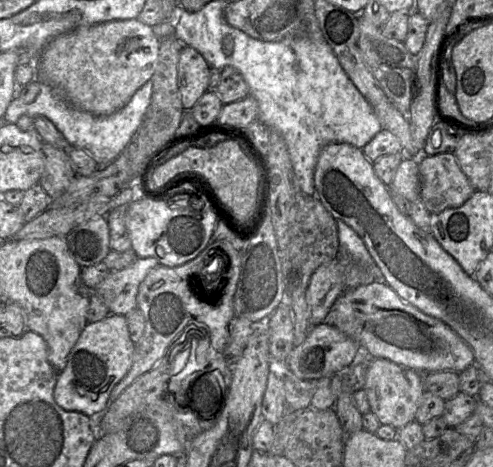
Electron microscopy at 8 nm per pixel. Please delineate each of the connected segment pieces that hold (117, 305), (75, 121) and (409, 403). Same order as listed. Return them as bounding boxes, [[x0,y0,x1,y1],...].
[[92,258,159,316],[3,80,152,166],[364,358,427,429]]

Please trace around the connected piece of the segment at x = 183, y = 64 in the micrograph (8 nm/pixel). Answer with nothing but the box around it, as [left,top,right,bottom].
[178,46,210,111]

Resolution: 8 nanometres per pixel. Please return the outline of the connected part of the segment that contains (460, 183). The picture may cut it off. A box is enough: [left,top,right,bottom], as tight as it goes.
[418,153,476,213]

